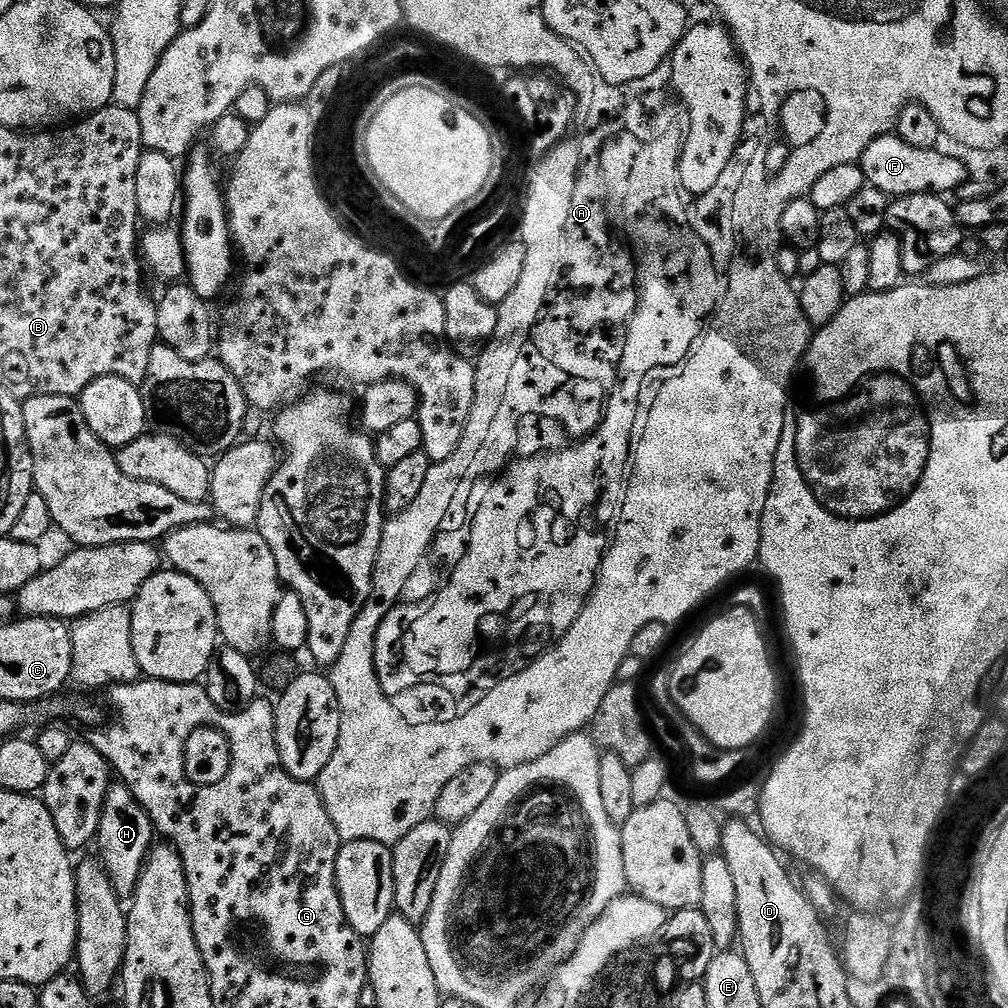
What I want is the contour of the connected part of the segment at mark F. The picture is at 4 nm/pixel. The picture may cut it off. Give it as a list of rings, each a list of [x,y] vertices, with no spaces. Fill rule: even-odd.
[[[895,134],[880,136],[870,146],[866,146],[864,155],[858,163],[864,172],[865,181],[871,187],[877,188],[889,198],[897,196],[913,196],[930,192],[933,194],[955,193],[970,178],[968,168],[956,156],[947,156],[936,148],[918,150],[918,146],[910,146],[902,142]]]

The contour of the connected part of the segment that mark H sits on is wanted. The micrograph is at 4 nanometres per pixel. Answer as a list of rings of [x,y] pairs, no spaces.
[[[113,783],[108,789],[95,843],[100,844],[99,863],[109,876],[110,884],[118,896],[121,898],[135,896],[138,878],[142,878],[142,870],[148,863],[148,853],[154,847],[154,829],[152,819],[148,817],[146,810],[142,810],[134,794],[130,794],[130,790],[122,783]]]

